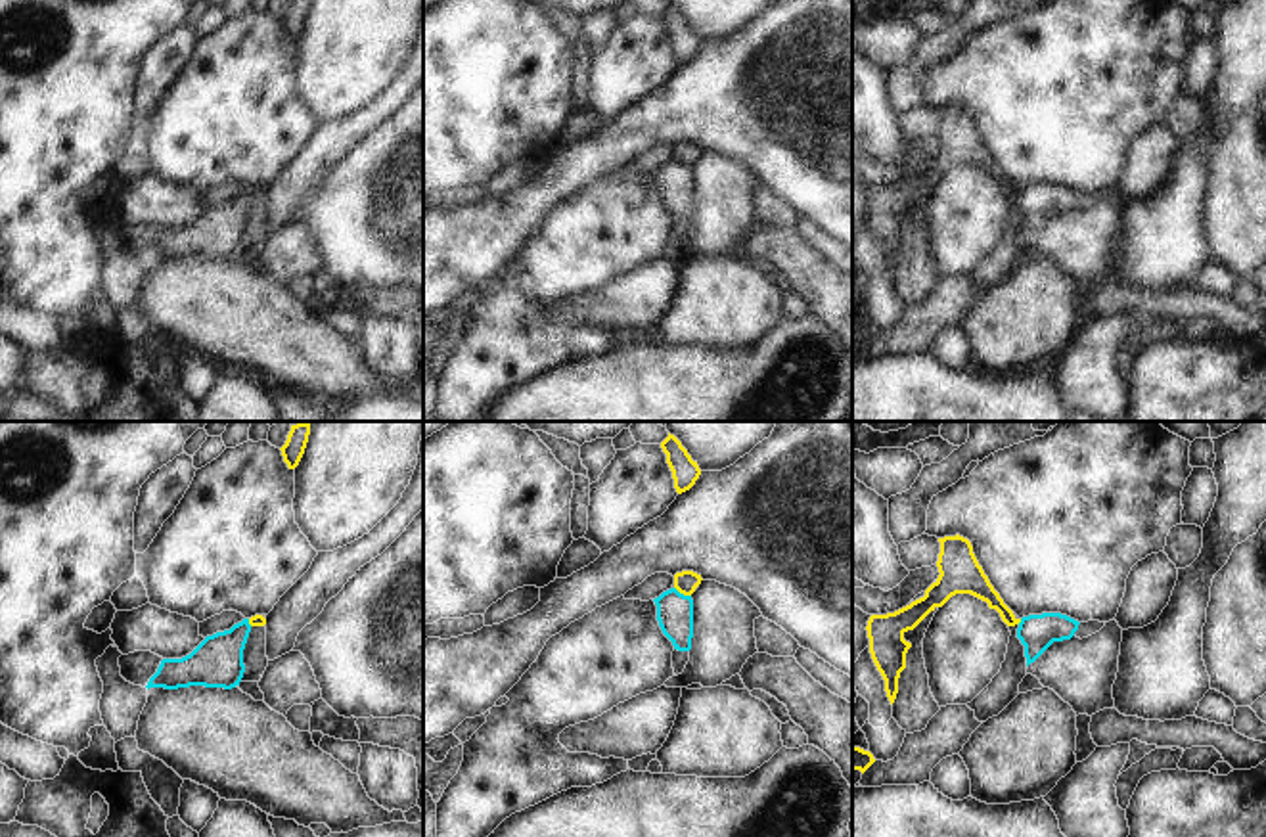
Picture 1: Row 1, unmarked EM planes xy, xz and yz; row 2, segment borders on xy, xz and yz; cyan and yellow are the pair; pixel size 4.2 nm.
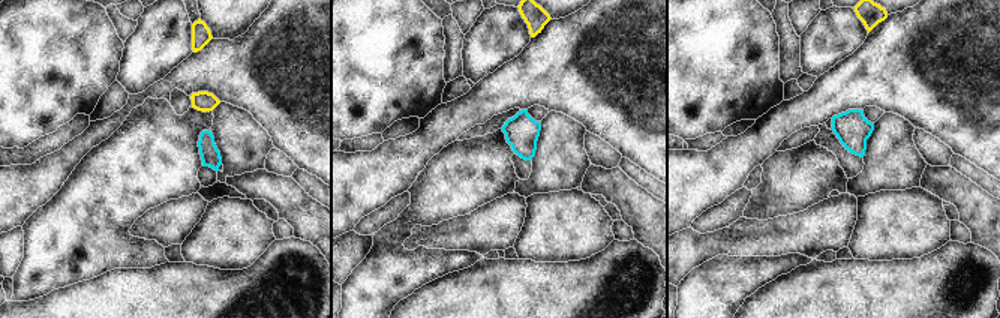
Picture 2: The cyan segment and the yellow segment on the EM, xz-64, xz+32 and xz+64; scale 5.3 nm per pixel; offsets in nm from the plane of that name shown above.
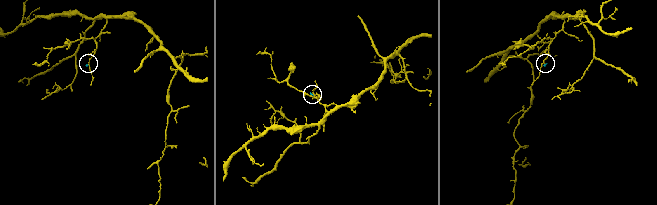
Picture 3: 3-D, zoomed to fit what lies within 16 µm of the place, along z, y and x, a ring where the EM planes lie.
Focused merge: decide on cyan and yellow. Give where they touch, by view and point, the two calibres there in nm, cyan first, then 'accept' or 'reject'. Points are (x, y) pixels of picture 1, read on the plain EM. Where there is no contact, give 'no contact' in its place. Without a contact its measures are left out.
xz (682, 165) | 160/90 nm | reject

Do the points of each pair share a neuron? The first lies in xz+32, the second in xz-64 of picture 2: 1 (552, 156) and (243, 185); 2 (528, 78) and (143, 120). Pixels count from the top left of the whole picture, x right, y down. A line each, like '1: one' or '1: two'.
1: two
2: two

